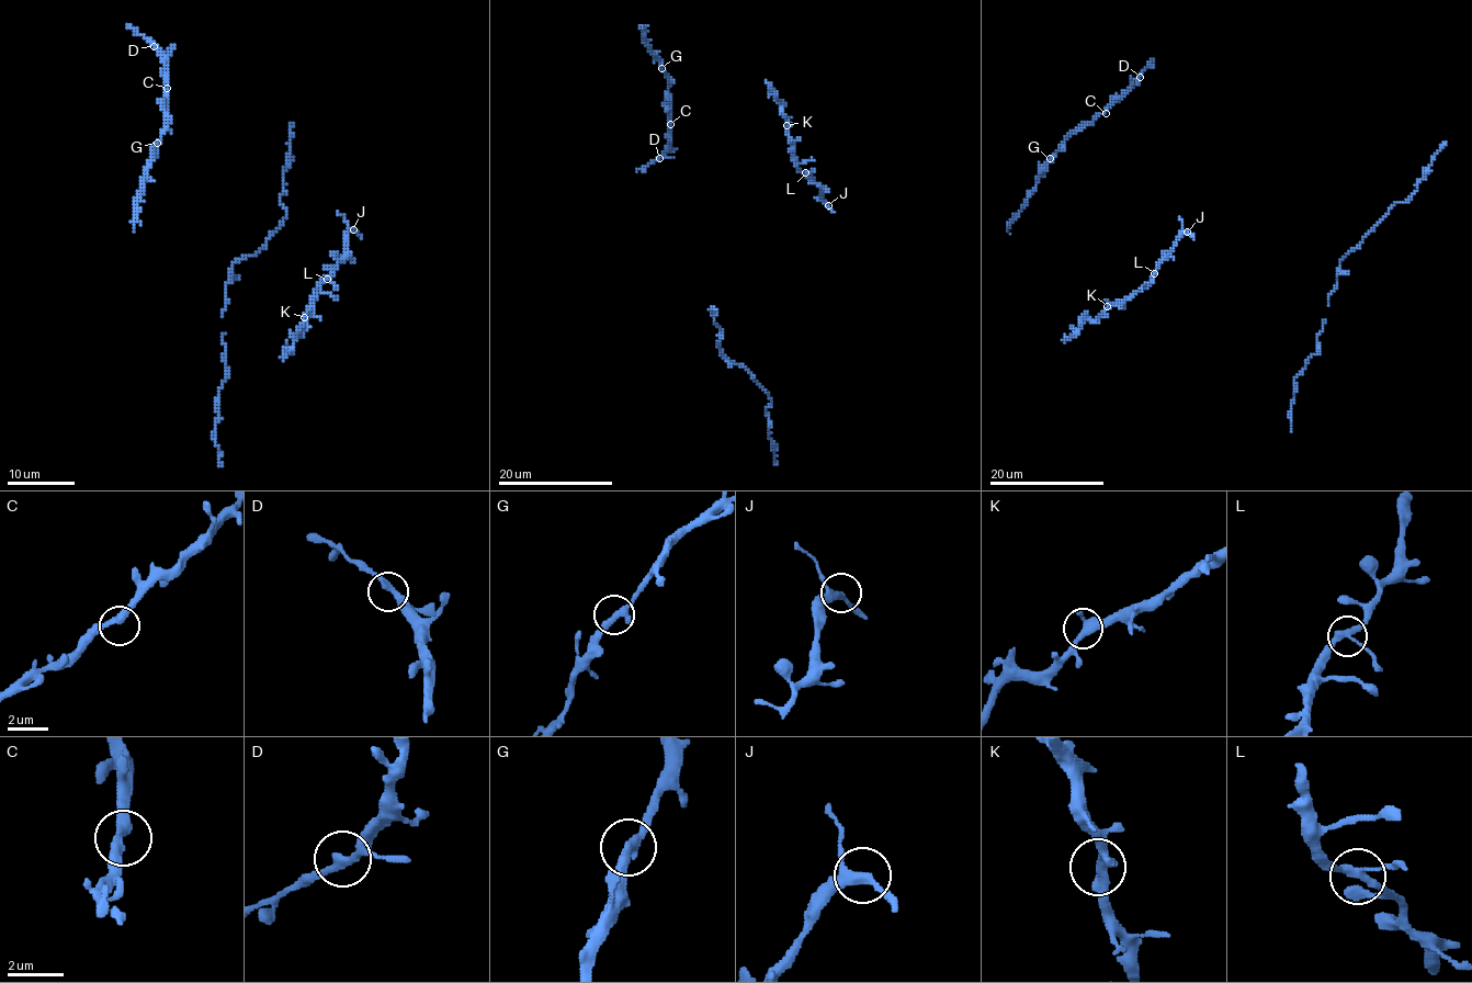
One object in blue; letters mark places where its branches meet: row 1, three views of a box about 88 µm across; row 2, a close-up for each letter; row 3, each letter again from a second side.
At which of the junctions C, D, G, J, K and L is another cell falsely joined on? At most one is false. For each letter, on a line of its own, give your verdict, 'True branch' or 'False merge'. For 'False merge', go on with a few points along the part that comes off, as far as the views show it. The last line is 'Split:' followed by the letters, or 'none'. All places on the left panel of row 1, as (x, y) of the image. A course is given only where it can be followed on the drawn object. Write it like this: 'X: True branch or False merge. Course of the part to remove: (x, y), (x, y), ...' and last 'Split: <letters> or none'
C: True branch
D: True branch
G: True branch
J: True branch
K: True branch
L: True branch
Split: none

